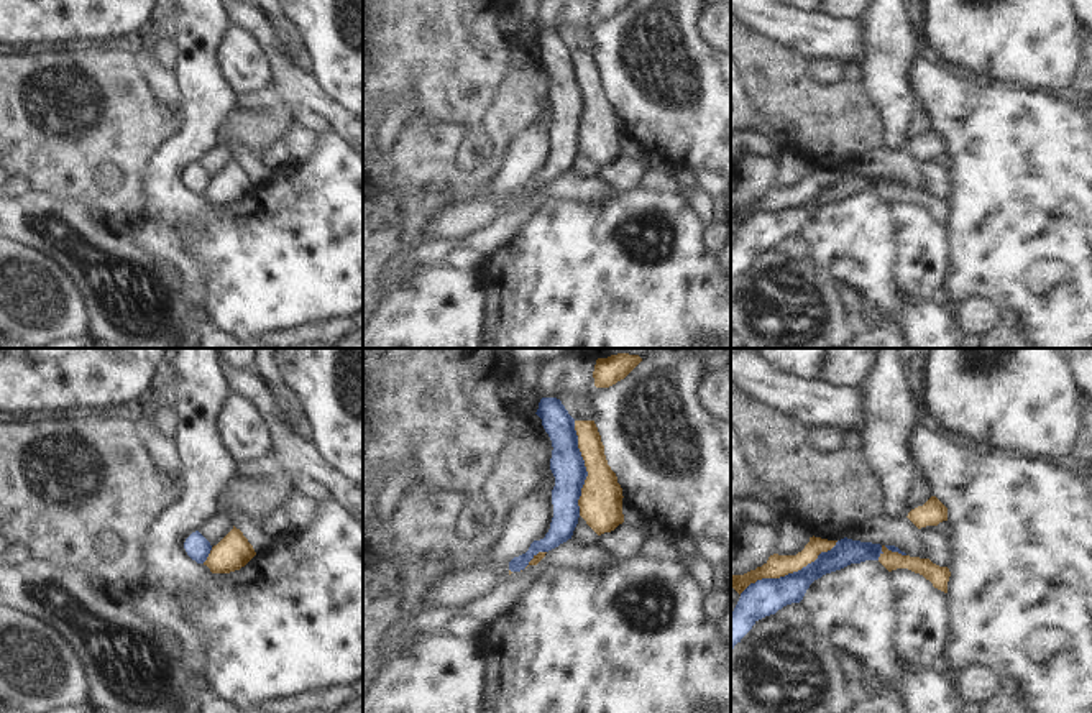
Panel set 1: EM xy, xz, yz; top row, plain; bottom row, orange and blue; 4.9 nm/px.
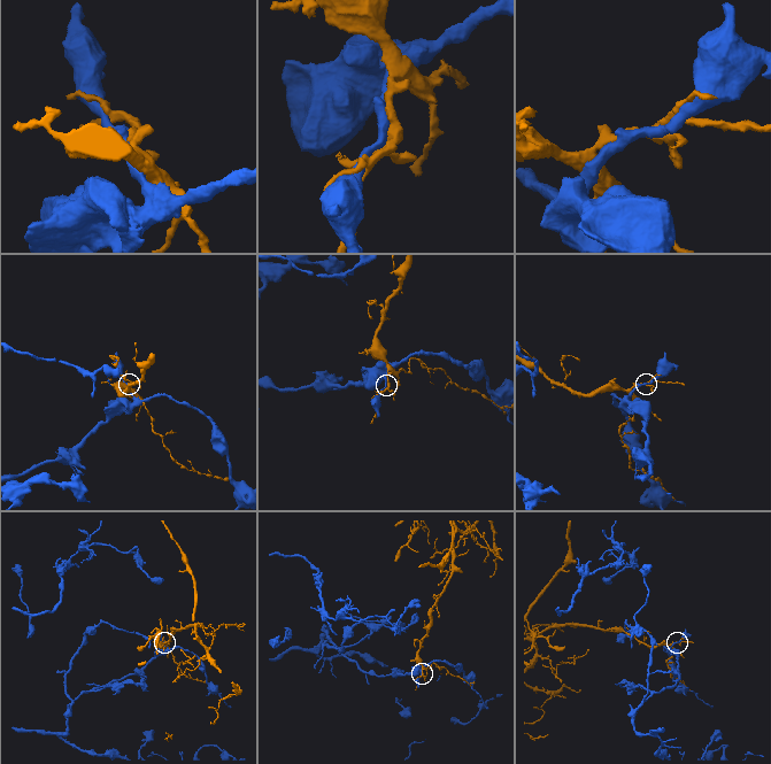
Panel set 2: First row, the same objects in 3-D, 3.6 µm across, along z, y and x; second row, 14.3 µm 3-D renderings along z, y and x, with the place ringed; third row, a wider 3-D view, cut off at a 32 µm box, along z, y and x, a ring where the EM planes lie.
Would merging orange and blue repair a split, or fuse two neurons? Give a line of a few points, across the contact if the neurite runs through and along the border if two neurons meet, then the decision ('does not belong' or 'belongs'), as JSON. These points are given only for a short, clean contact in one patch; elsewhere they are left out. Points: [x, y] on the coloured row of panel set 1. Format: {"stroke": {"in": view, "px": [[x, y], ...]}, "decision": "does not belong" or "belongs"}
{"decision": "does not belong"}

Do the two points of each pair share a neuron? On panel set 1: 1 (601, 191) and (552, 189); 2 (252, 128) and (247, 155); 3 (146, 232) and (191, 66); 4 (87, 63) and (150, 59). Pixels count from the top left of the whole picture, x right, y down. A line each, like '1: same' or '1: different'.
1: same
2: different
3: same
4: different

